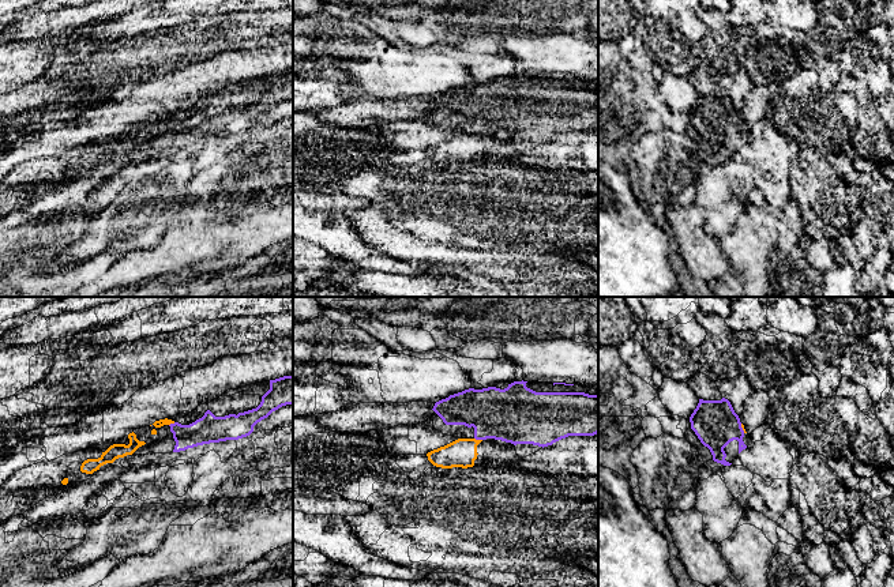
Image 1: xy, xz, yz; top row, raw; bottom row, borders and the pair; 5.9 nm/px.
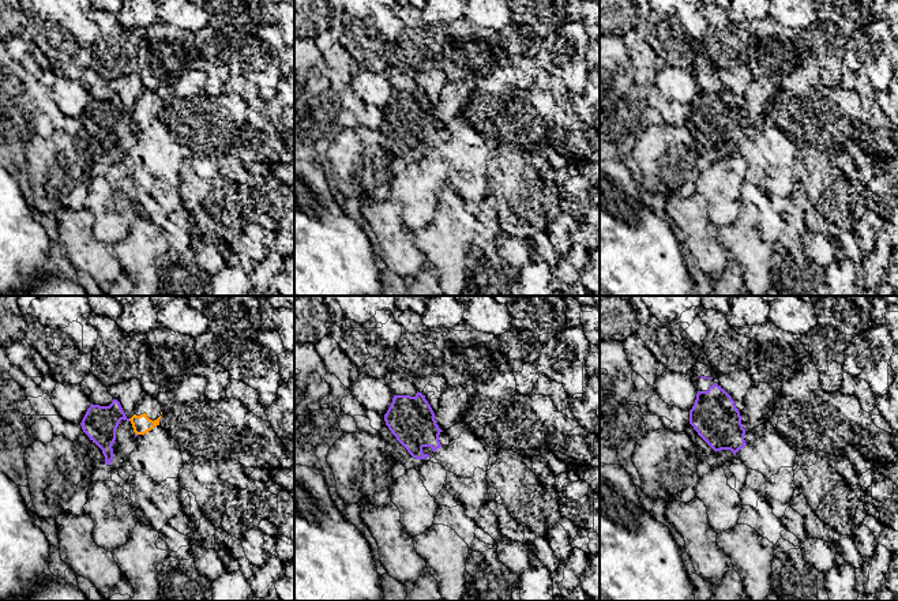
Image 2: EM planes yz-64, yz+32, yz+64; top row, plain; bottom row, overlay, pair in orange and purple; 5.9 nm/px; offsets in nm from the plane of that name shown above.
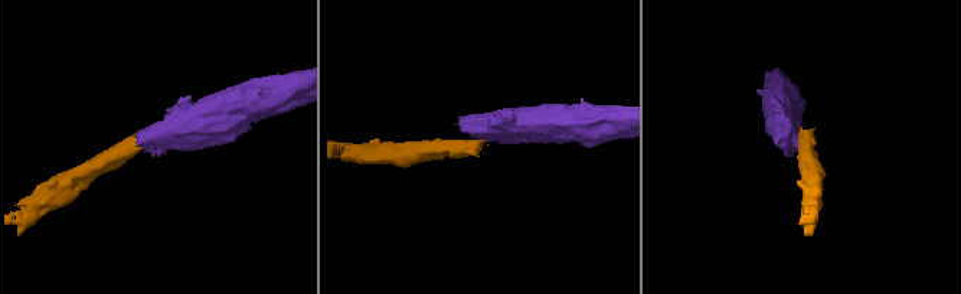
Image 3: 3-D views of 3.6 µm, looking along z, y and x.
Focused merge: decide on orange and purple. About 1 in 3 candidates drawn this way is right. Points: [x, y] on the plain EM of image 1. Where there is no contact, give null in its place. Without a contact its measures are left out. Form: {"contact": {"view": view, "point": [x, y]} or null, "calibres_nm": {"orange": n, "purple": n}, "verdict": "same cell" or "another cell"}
{"contact": {"view": "xz", "point": [479, 135]}, "calibres_nm": {"orange": 170, "purple": 320}, "verdict": "another cell"}

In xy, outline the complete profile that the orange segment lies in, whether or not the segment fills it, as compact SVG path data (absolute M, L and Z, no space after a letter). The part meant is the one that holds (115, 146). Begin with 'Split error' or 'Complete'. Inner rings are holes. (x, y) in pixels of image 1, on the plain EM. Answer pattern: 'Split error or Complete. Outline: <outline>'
Complete. Outline: M132 127L128 129L129 139L113 139L110 140L98 154L87 154L82 158L80 166L86 169L93 169L99 165L101 161L106 158L113 158L119 153L132 150L139 142L144 140L144 136L139 136L136 129Z

